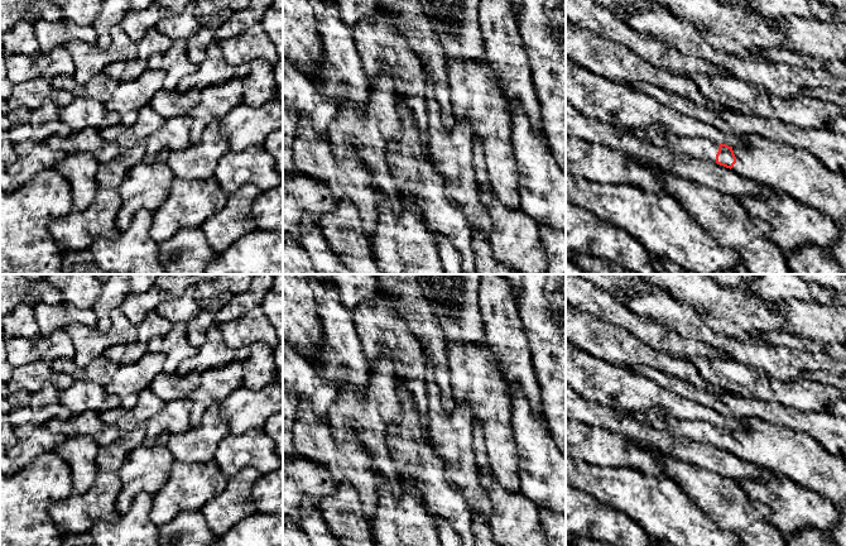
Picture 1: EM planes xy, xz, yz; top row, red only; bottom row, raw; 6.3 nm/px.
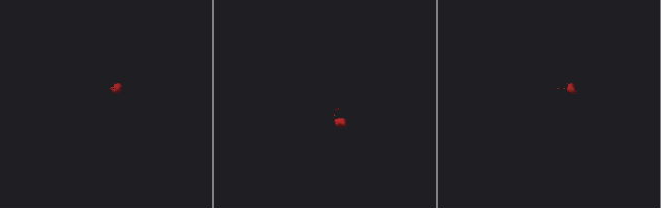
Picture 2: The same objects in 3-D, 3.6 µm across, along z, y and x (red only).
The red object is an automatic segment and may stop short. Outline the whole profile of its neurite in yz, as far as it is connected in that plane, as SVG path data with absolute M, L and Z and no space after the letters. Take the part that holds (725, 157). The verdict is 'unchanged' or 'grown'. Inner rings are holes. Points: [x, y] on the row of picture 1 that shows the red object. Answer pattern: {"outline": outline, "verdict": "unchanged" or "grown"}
{"outline": "M660 125L649 128L616 126L630 131L639 140L646 140L694 158L711 159L742 177L766 185L773 191L783 191L793 198L809 203L835 222L846 221L846 181L840 174L830 172L816 157L804 149L775 143L756 134L749 134L742 143L729 147L702 136L677 136L667 133Z", "verdict": "grown"}

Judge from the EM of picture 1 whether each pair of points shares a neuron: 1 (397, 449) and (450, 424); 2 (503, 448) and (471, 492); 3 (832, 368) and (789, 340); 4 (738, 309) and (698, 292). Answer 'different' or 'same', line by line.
1: different
2: different
3: different
4: same

